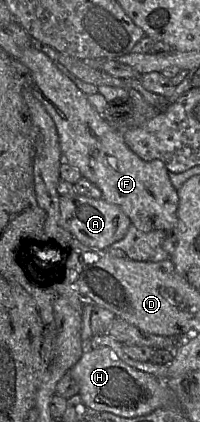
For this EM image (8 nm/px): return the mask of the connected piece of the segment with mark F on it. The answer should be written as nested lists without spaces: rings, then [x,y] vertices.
[[[31,46],[24,50],[20,58],[32,72],[32,92],[52,117],[58,132],[63,161],[77,168],[82,177],[87,178],[102,191],[102,198],[120,206],[132,223],[143,232],[153,230],[171,231],[178,222],[178,190],[169,178],[165,164],[158,159],[145,161],[126,144],[123,132],[107,121],[88,101],[83,93],[67,76],[61,73],[53,60],[45,53]]]

